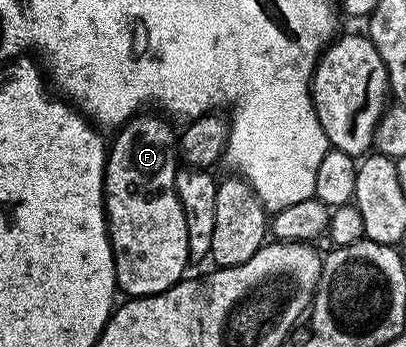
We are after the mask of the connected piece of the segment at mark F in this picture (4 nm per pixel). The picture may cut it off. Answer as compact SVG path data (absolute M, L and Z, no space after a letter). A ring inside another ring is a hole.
M139 113L119 130L106 154L104 191L105 215L108 235L112 243L118 290L128 298L158 295L180 282L190 264L187 223L175 193L174 177L177 174L177 137L170 125L155 115Z

